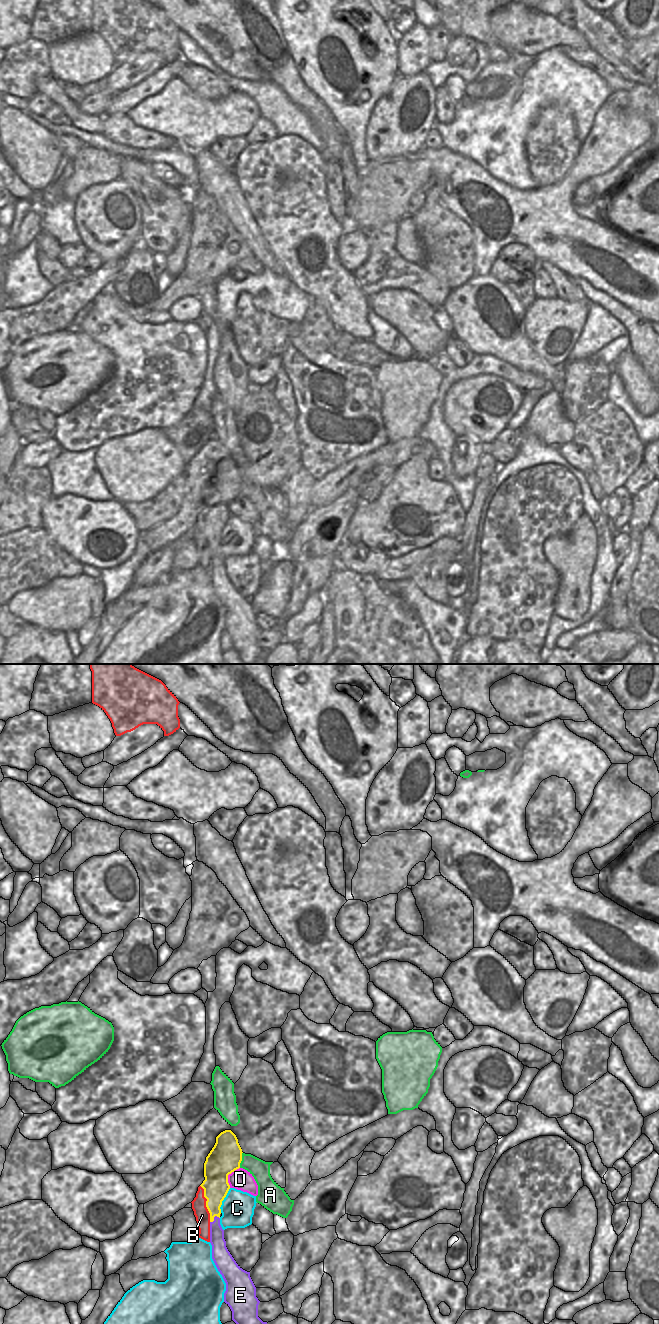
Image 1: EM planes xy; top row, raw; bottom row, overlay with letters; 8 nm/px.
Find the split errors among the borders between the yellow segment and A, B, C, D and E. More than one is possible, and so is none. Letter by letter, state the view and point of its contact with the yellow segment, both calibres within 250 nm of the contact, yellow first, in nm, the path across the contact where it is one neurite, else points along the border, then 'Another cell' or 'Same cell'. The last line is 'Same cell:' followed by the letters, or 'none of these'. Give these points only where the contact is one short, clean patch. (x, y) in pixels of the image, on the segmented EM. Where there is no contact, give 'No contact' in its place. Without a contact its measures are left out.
A: Touches yellow at xy (241, 1160). Thickness 260 nm (yellow) against 160 nm. Boundary: xy (242, 1152), (242, 1160), (239, 1167). Another cell
B: Touches yellow at xy (206, 1203). Thickness 200 nm (yellow) against 120 nm. Boundary: xy (200, 1185), (206, 1199), (210, 1221). Another cell
C: Touches yellow at xy (223, 1199). Thickness 200 nm (yellow) against 260 nm. Boundary: xy (230, 1188), (222, 1201), (220, 1212). Another cell
D: Touches yellow at xy (227, 1176). Thickness 260 nm (yellow) against 170 nm. Boundary: xy (239, 1167), (228, 1175), (229, 1187). Another cell
E: Touches yellow at xy (213, 1218). Thickness 200 nm (yellow) against 120 nm. Path across: xy (216, 1187), (213, 1218), (217, 1240). Same cell
Same cell: E.

